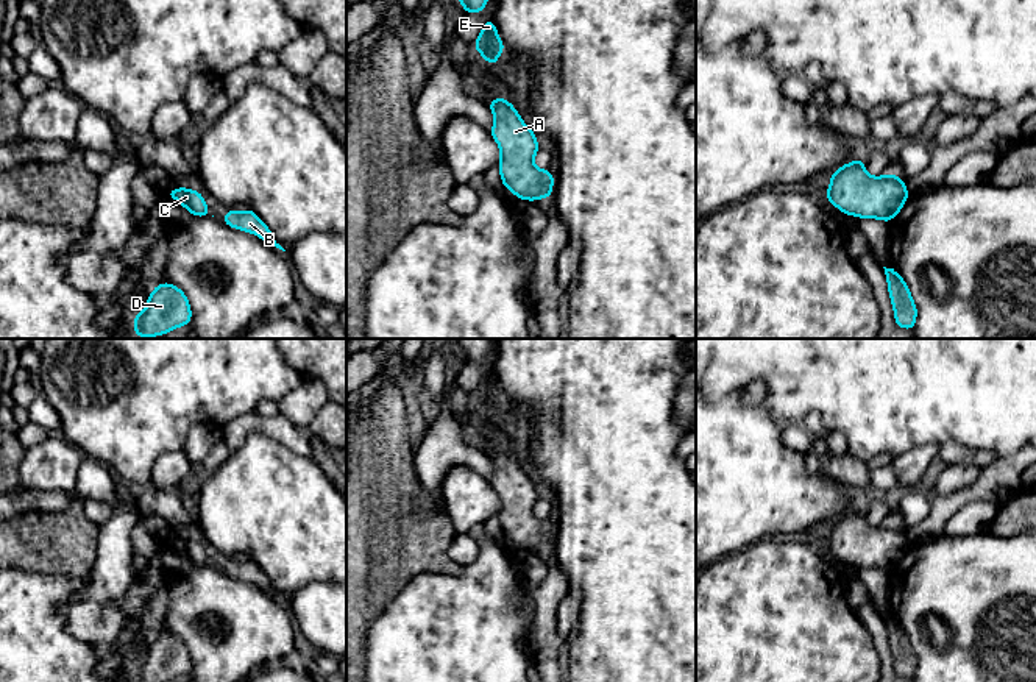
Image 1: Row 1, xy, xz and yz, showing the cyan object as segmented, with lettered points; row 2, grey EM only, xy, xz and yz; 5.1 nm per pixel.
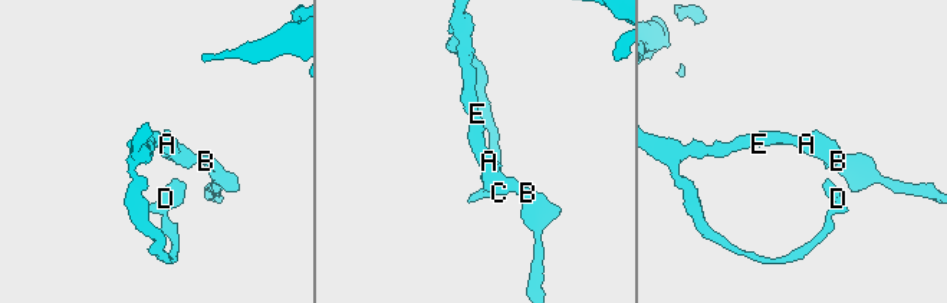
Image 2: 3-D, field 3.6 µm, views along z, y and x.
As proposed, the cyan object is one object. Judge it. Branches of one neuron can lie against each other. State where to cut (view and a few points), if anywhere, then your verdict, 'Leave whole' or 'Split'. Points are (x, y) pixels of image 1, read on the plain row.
No split. Leave whole

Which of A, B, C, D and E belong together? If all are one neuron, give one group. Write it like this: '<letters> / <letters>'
A B C D E

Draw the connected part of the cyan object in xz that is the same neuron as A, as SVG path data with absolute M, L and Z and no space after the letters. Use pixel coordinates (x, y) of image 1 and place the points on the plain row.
M502 446L487 453L495 473L488 481L501 499L501 532L518 549L537 551L552 546L554 524L534 515L540 496L537 484L523 471L513 454Z

